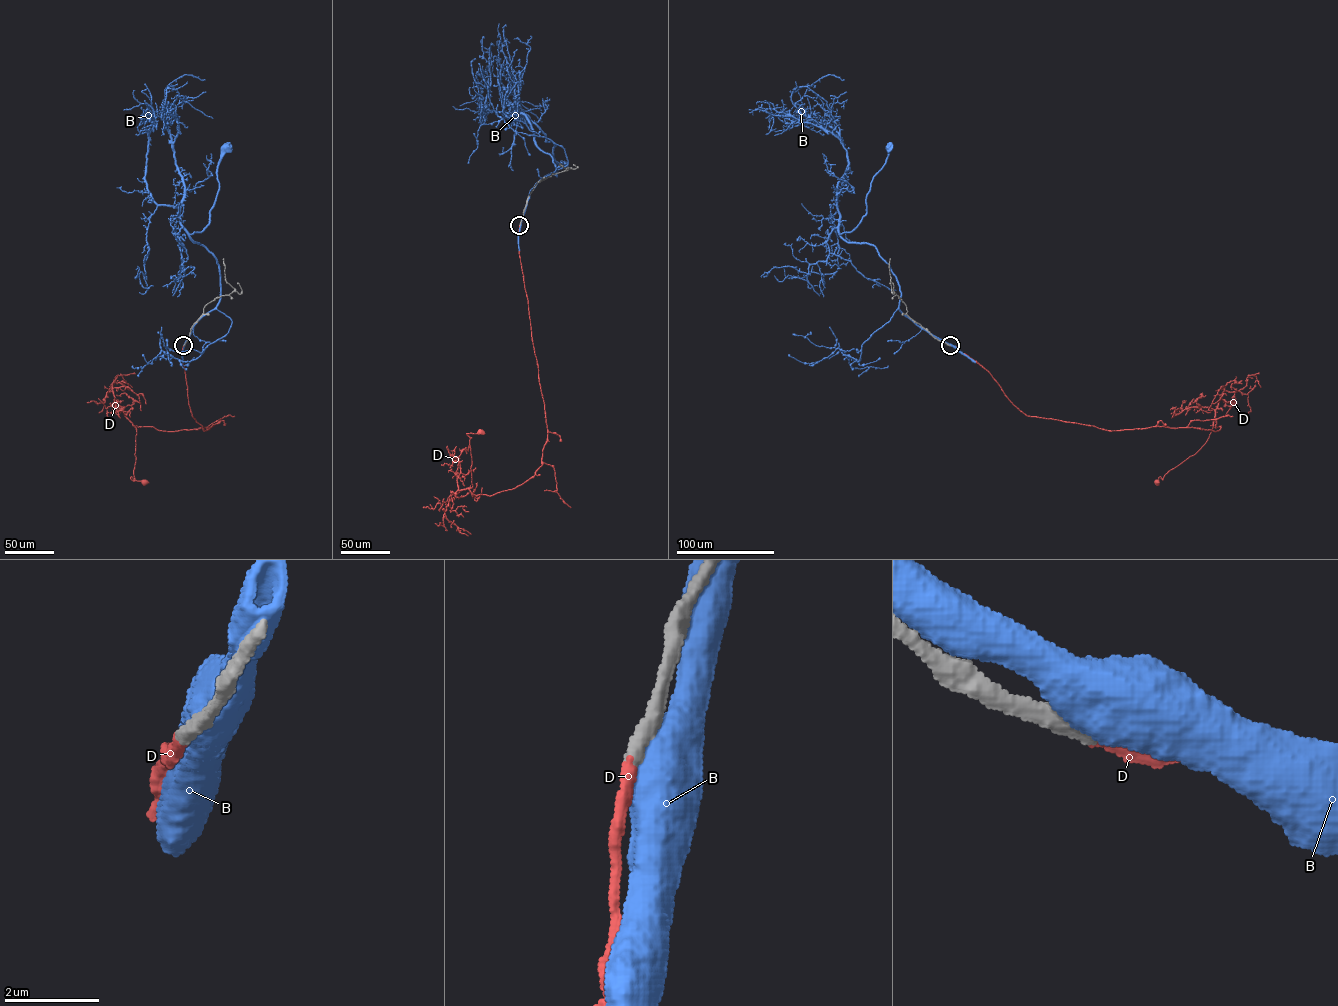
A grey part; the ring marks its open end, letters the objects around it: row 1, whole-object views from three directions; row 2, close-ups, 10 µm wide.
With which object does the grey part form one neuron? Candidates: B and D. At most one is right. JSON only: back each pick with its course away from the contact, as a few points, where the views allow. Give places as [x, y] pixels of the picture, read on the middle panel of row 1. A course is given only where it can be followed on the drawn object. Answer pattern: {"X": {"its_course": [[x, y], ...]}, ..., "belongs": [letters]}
{"D": {"its_course": [[519, 225], [519, 255], [547, 426], [542, 465], [515, 488], [473, 494], [466, 433], [480, 432]]}, "belongs": ["D"]}

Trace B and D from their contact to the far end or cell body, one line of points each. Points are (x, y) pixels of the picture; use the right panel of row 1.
B: (949, 345), (900, 310), (896, 276), (874, 245), (839, 234), (865, 215), (888, 148)
D: (950, 345), (982, 365), (1027, 415), (1111, 430), (1220, 427), (1213, 425), (1198, 450), (1157, 481)

